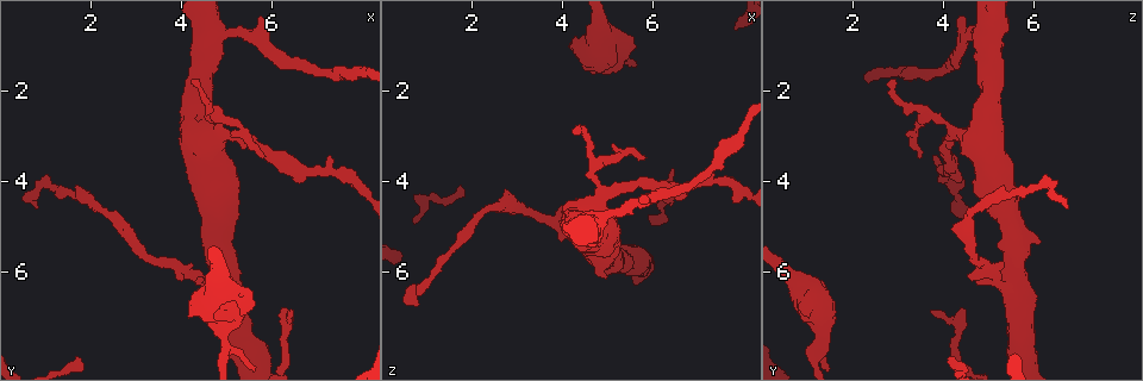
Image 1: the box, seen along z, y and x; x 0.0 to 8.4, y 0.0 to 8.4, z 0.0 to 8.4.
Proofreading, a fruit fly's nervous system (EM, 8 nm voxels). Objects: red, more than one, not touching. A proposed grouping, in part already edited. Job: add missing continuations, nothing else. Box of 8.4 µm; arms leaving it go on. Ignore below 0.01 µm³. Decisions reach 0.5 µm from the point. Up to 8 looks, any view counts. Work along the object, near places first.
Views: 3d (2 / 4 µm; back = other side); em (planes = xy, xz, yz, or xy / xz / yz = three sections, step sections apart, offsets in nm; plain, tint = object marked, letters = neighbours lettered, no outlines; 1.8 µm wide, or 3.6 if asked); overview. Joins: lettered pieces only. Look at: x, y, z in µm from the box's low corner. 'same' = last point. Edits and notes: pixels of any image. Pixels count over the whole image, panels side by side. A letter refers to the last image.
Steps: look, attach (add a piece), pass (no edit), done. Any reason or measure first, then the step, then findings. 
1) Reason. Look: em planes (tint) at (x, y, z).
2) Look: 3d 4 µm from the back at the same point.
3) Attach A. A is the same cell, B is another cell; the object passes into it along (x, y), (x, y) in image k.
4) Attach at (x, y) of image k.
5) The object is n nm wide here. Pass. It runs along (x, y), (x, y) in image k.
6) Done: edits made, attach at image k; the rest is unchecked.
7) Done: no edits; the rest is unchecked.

An open end. Look: 3d 4 µm at (6.45, 6.80, 3.80).

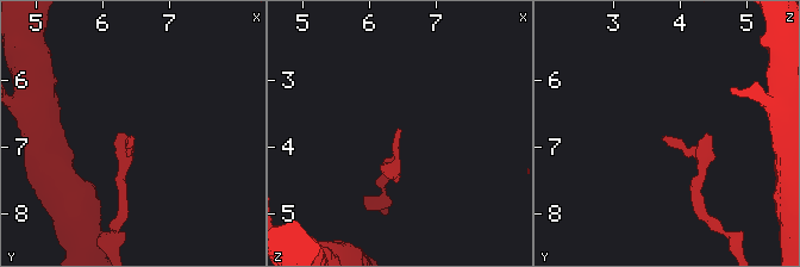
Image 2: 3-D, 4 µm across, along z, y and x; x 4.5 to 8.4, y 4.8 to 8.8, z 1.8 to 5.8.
Look: em yz step 4 (letters) at (6.45, 6.85, 3.75).

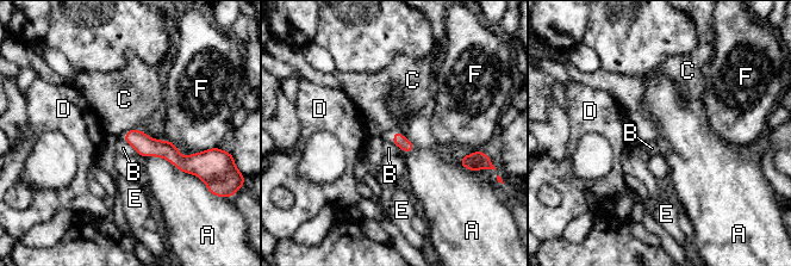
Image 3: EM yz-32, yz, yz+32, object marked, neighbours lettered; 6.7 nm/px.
Pass. A, B, C, D, E and F are other cells; a border runs along (143, 155), (162, 156), (198, 177) in image 3; no lettered piece goes on from it.

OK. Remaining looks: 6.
Free end. Look: 3d 4 µm from the back at (5.60, 6.85, 1.05).

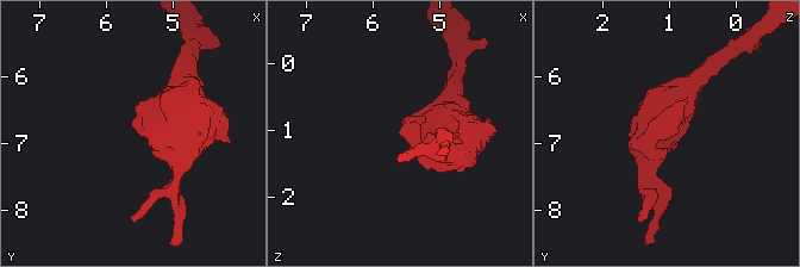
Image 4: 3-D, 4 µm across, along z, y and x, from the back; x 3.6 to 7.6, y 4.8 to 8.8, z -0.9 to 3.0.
Shape alone is not enough. Look: em 3.6 µm planes (tint) at (5.55, 6.85, 1.10).

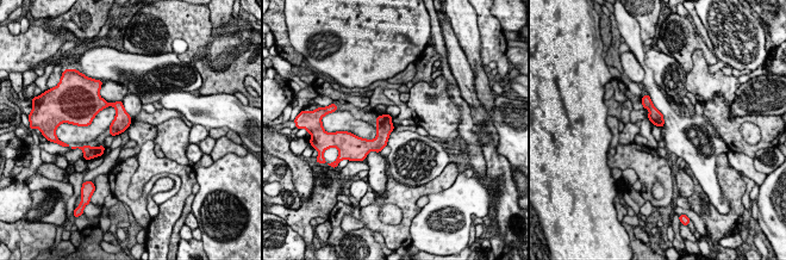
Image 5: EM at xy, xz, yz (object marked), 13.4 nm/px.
Look: em 3.6 µm planes (letters) at the same point.

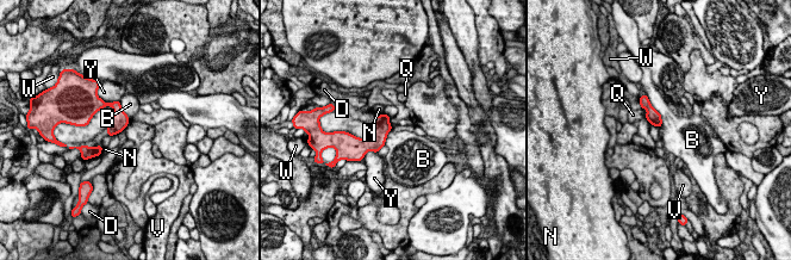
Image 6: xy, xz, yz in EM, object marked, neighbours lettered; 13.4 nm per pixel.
The longest contact is with B, 480 nm. Pass. B, D, N, Q, V, W and Y are other cells; a border runs along (645, 94), (660, 115), (662, 124) in image 6; no lettered piece goes on from it.

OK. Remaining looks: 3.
Branch stops here. Look: em 3.6 µm planes (letters) at (0.75, 4.60, 6.75).

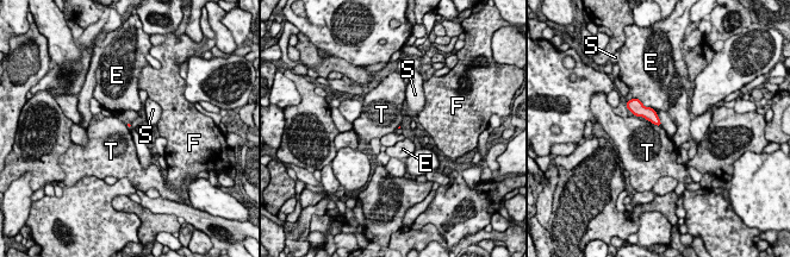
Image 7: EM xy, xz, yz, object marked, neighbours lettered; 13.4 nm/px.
Pass. E, F, S and T are other cells; a border runs along (646, 119), (660, 126) in image 7; no lettered piece goes on from it.

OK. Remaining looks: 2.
Done: no edits; the rest is unchecked.

